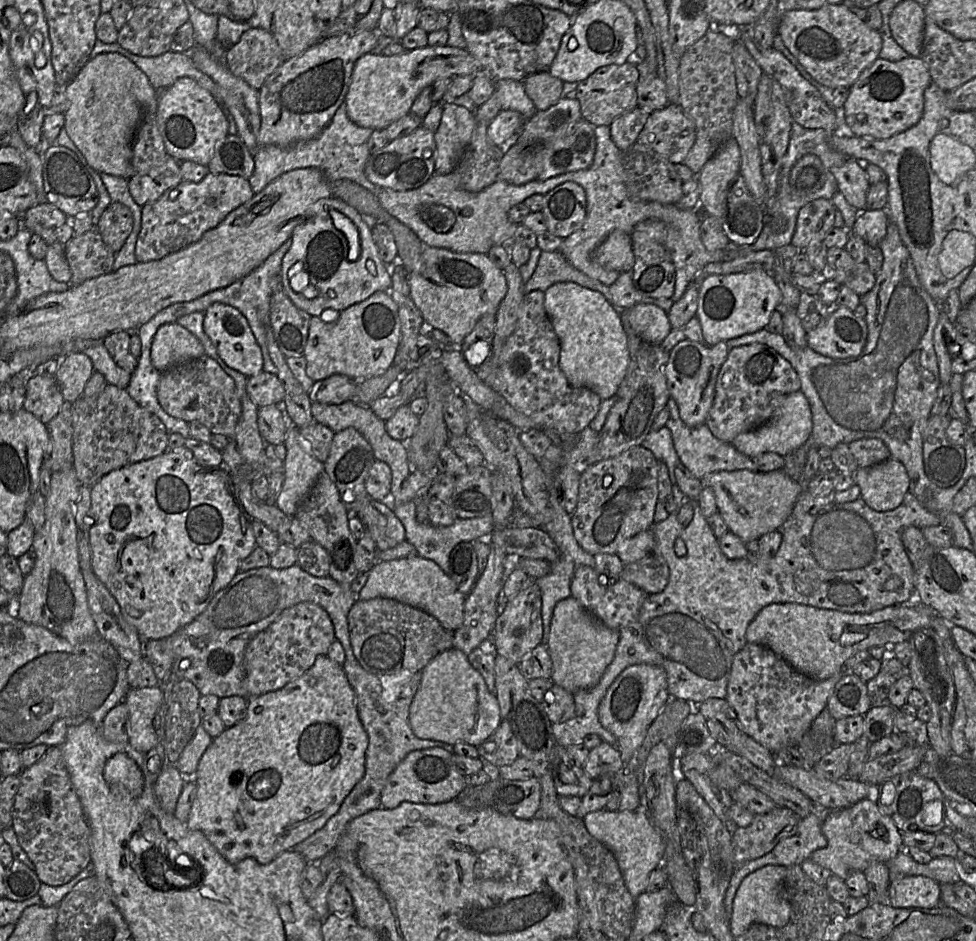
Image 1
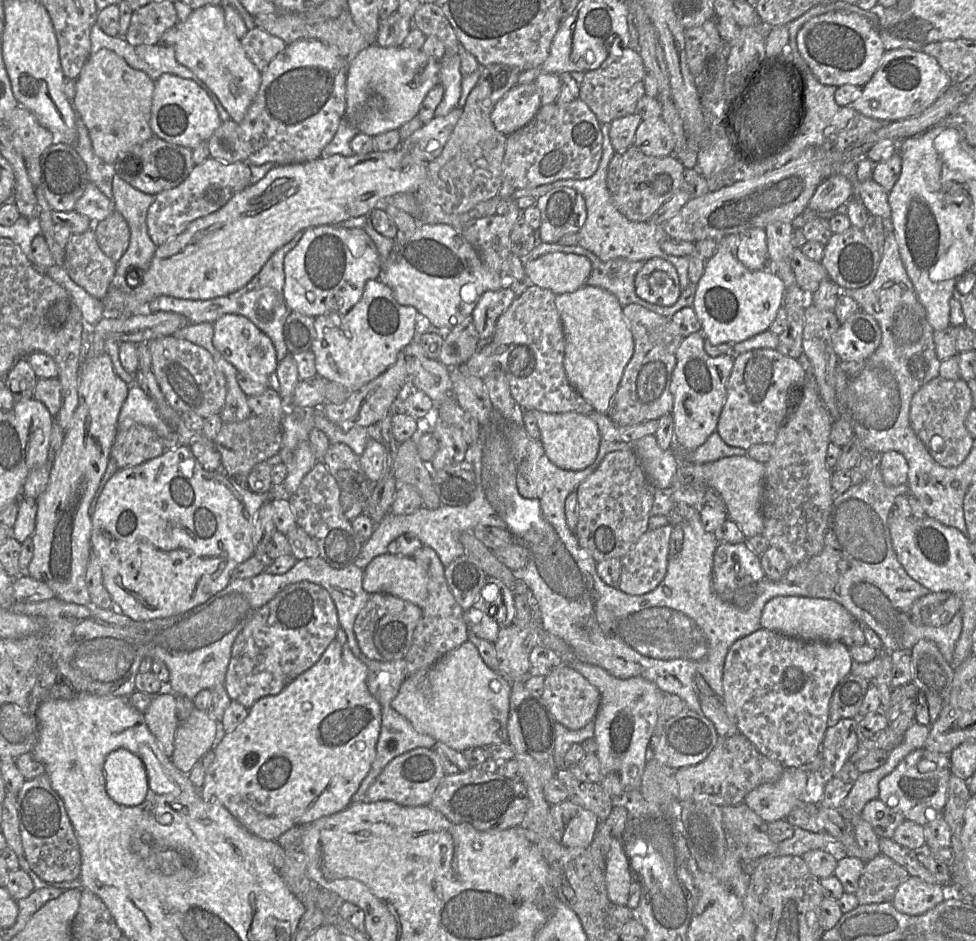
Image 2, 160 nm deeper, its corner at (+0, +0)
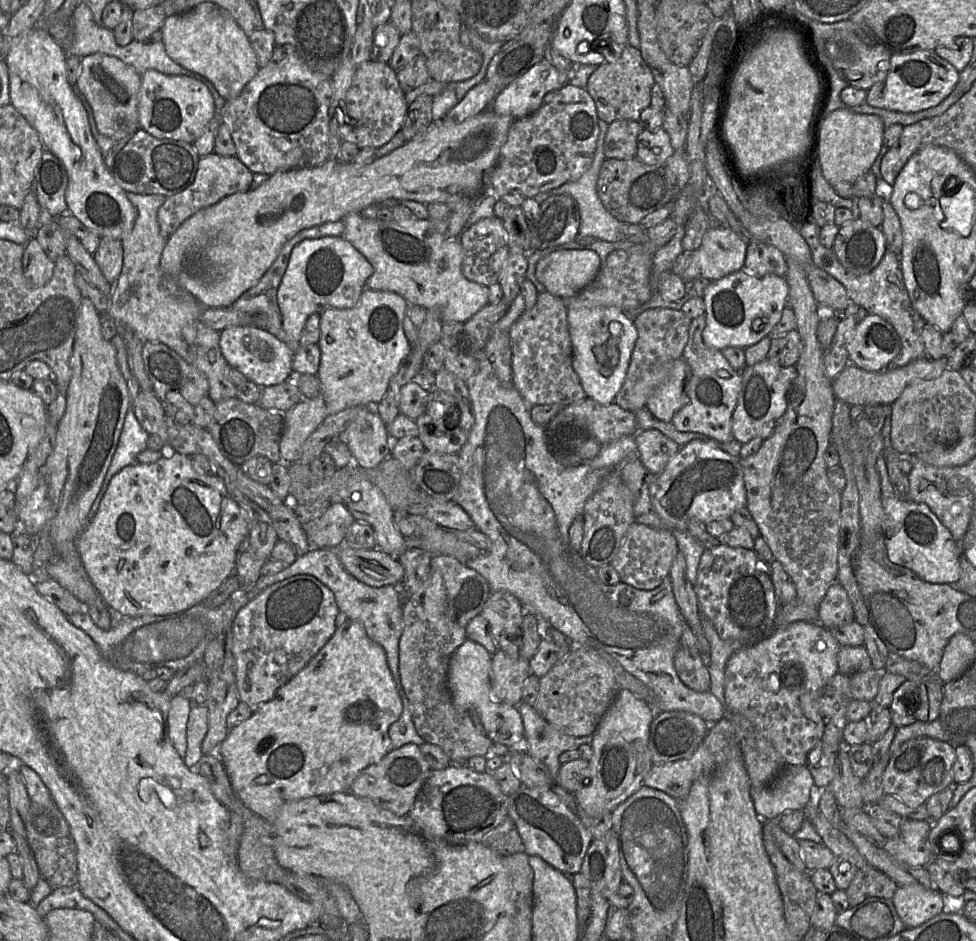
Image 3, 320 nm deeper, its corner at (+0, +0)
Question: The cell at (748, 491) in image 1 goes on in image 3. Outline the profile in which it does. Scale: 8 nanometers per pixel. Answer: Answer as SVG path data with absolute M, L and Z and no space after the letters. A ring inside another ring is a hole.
M704 314L691 321L688 341L682 352L682 358L691 369L687 403L674 414L671 423L680 432L694 432L718 443L726 443L734 439L731 419L741 389L742 377L741 372L731 367L721 351L705 346L702 340L705 323Z

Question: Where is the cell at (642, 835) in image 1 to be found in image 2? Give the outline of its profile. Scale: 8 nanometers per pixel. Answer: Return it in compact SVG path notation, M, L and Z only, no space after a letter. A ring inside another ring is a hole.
M614 839L606 856L606 889L611 902L626 905L630 897L633 871L623 841Z

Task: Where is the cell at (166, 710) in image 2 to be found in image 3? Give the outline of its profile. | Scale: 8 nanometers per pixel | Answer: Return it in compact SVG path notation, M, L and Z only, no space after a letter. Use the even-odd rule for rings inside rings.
M181 694L171 698L168 713L168 735L178 754L184 758L187 751L187 724L194 703Z

